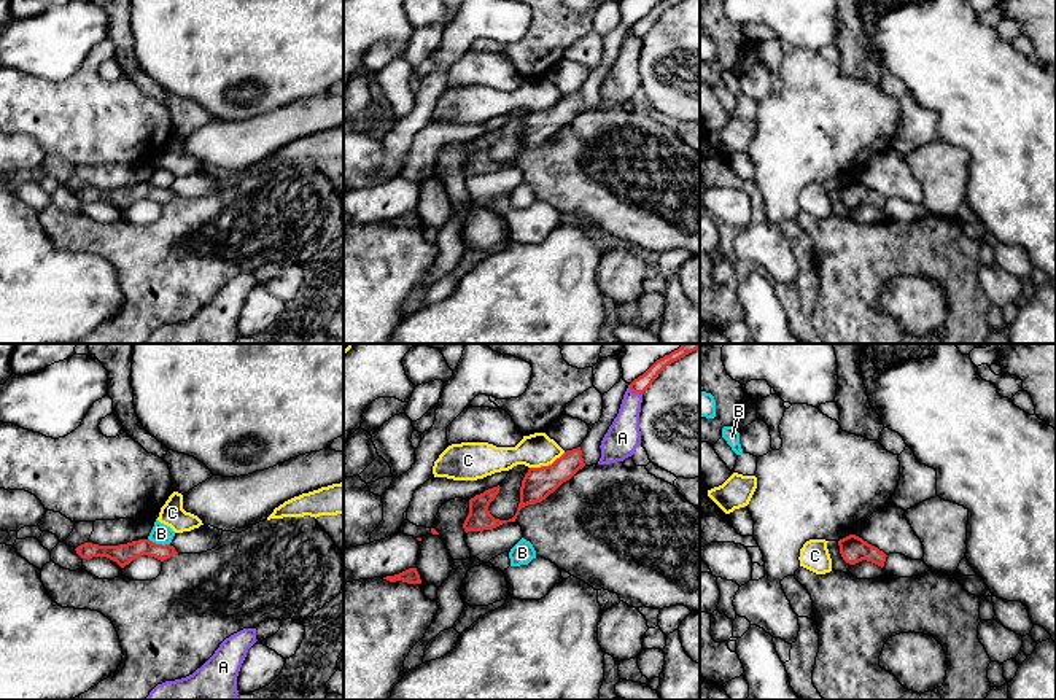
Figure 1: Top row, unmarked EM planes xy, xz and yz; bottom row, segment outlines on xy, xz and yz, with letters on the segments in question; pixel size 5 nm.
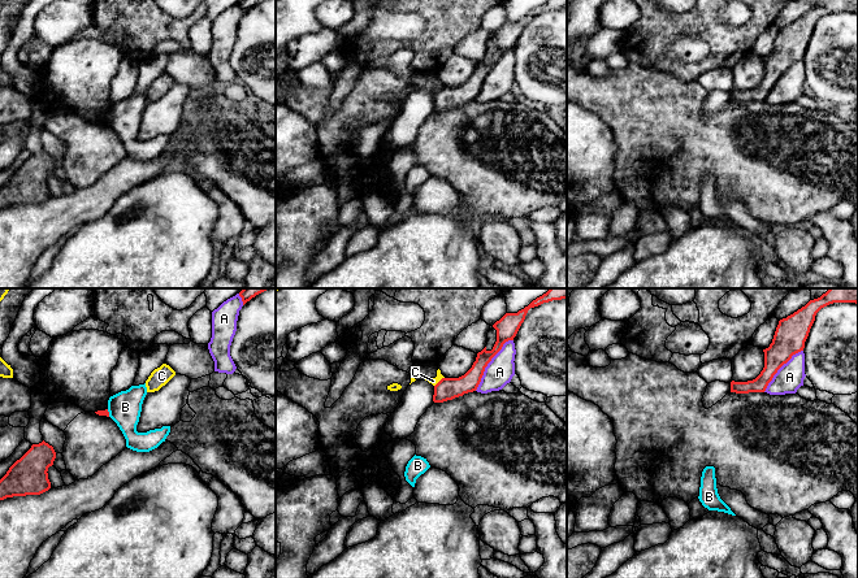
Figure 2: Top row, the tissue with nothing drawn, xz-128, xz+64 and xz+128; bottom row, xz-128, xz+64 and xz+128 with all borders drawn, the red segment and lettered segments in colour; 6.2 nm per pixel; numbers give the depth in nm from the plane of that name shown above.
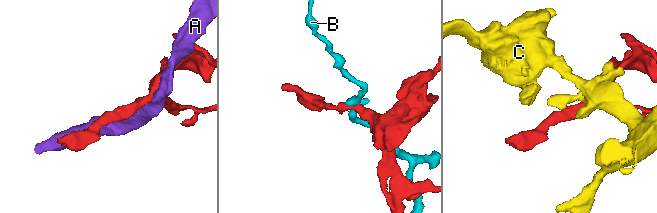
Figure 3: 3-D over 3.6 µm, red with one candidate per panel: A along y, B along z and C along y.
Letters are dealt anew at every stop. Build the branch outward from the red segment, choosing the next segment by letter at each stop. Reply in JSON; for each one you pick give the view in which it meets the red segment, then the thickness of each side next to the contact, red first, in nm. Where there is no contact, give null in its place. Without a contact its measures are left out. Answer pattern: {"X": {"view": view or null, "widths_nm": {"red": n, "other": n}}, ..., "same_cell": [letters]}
{"same_cell": []}

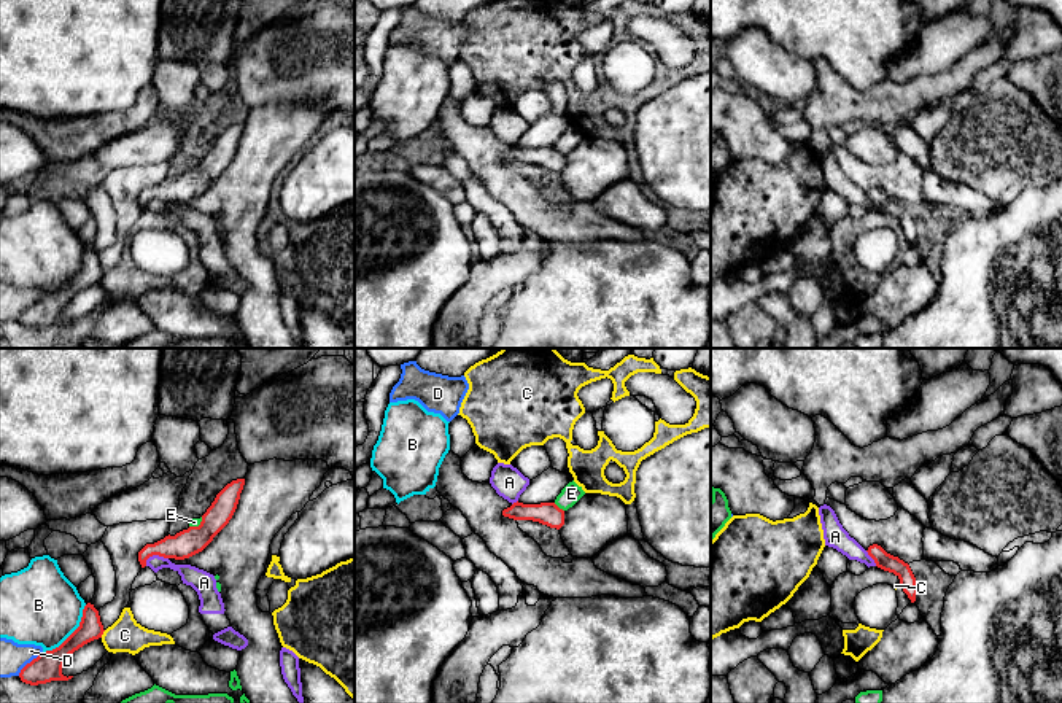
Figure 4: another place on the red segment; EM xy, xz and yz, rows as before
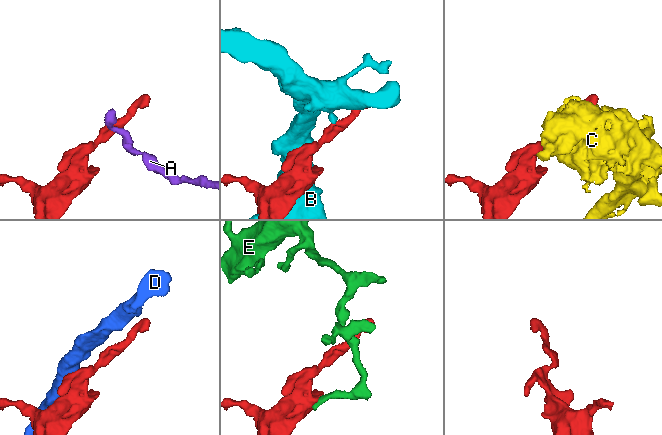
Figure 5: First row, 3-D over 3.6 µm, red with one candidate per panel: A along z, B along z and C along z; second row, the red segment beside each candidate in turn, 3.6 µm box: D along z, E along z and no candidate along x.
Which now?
{"same_cell": []}

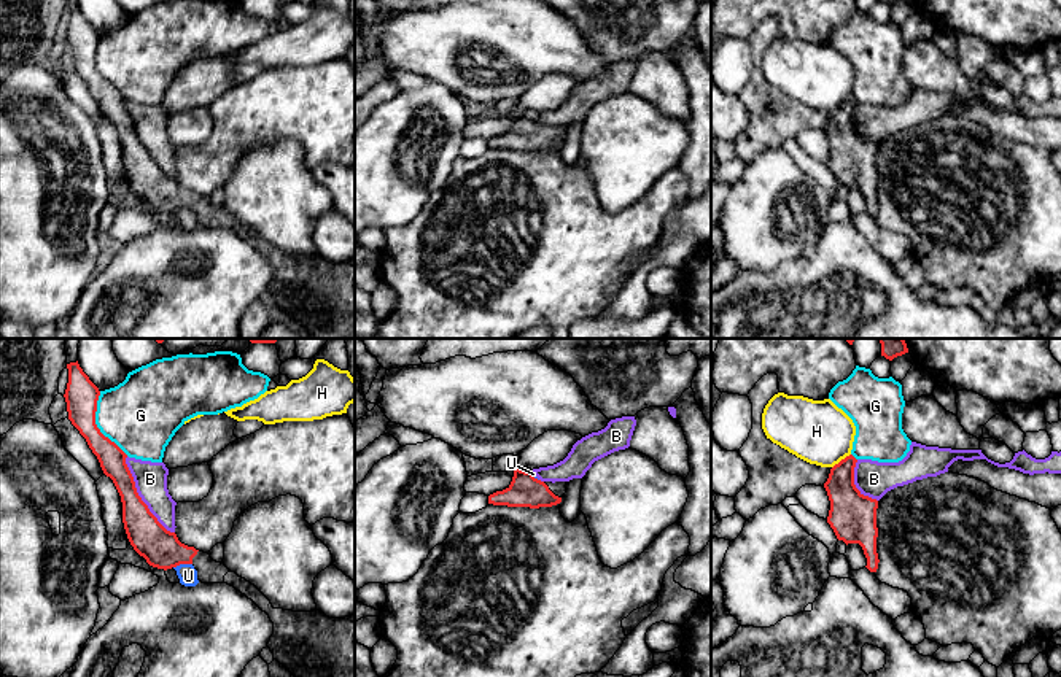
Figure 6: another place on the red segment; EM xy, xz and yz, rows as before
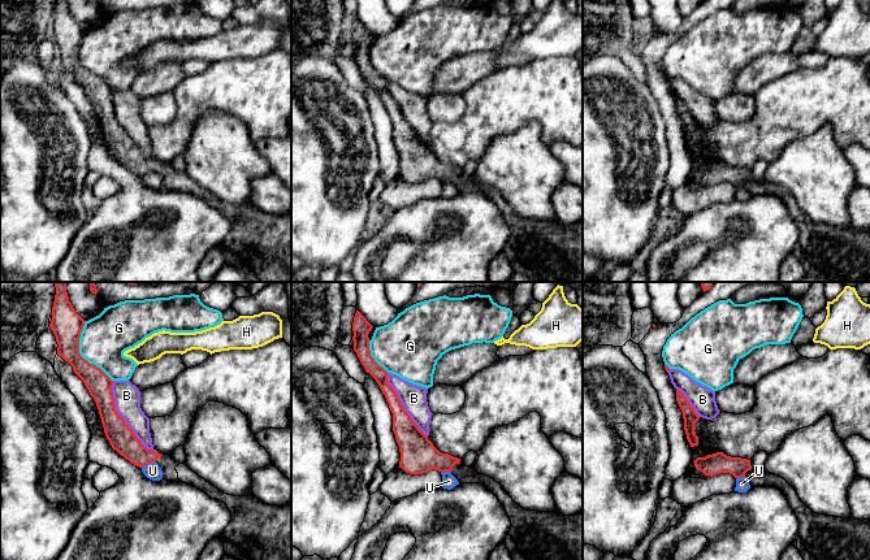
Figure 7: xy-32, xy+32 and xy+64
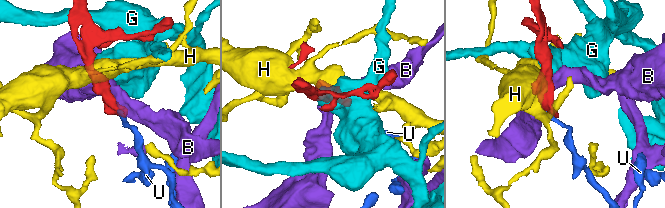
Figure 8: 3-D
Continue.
{"same_cell": []}

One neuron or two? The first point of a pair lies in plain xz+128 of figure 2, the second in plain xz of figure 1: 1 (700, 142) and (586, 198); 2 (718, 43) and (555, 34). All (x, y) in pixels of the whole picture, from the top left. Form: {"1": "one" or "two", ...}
{"1": "one", "2": "one"}

